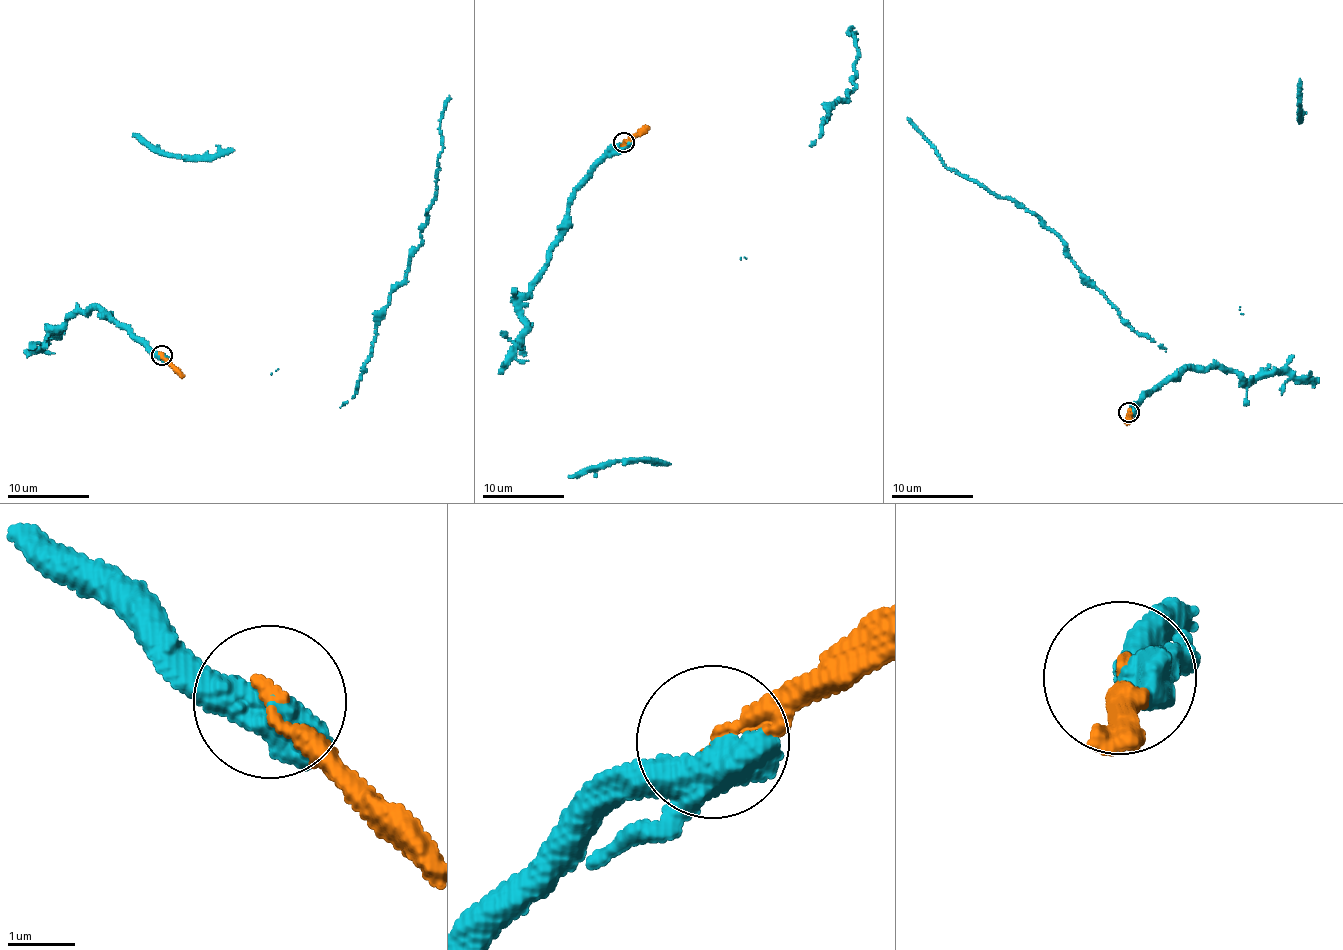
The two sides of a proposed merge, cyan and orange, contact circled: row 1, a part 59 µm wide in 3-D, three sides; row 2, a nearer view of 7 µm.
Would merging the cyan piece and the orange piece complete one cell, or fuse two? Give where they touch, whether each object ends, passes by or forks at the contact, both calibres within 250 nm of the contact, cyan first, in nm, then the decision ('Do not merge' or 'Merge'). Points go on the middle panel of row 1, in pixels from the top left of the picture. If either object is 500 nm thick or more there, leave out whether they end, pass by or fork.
Place: (624, 142). Thickness 500 nm (cyan) against 240 nm. Merge

